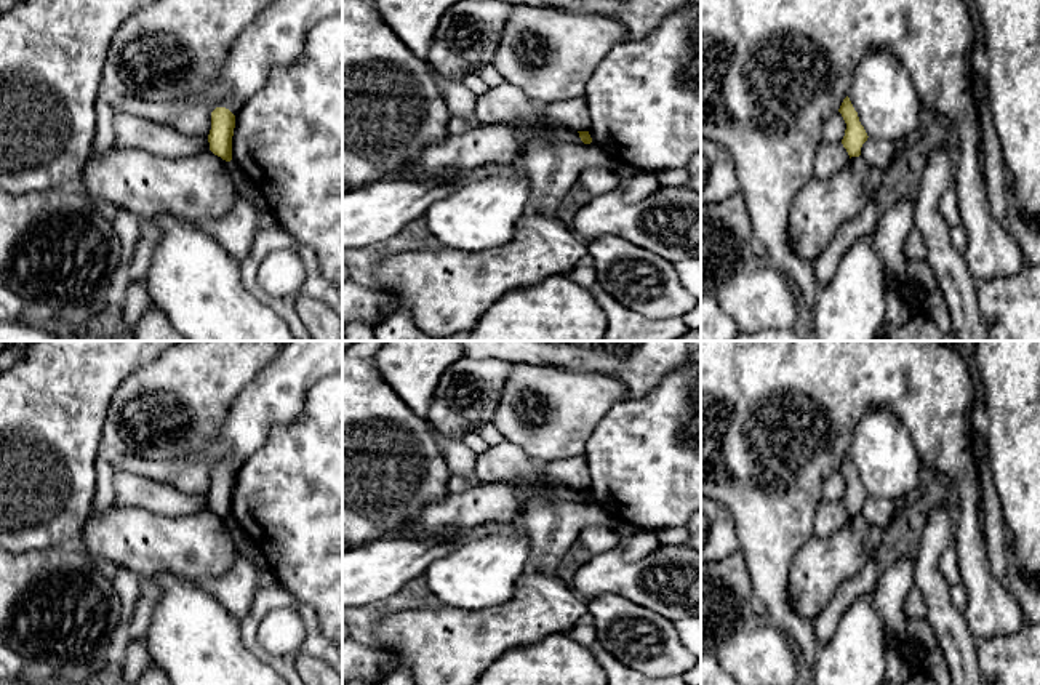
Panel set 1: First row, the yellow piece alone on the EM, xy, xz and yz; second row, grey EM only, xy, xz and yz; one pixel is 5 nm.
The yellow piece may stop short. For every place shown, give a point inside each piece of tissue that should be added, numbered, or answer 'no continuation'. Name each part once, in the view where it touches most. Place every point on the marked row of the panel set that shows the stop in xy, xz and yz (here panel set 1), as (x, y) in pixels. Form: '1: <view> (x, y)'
no continuation

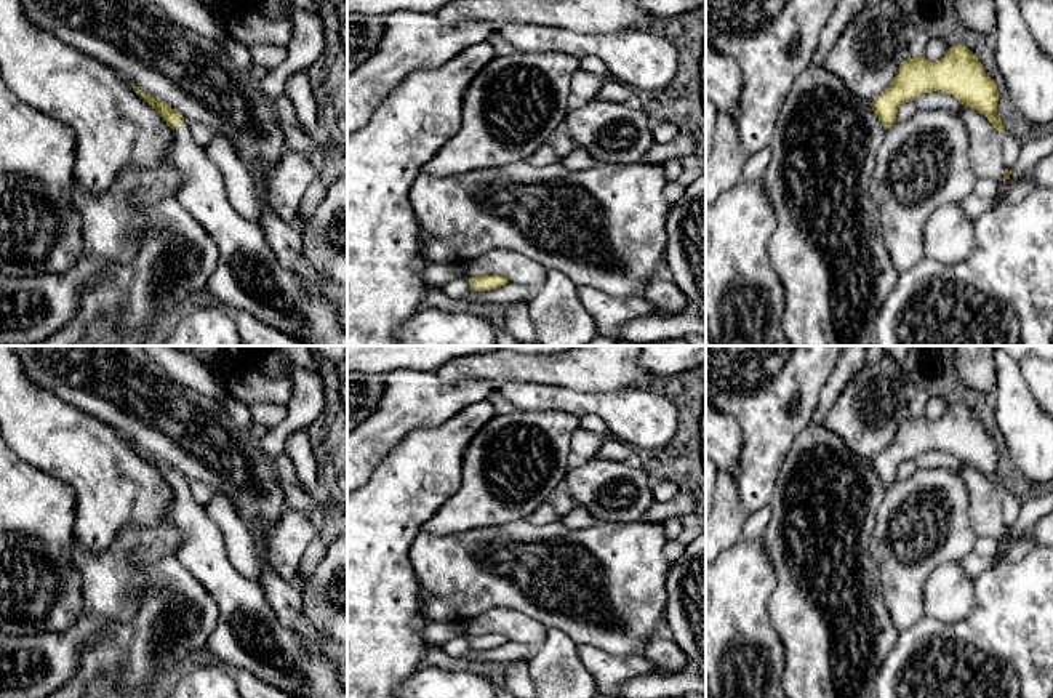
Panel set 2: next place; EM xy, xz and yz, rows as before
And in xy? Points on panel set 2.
1: xy (248, 277)

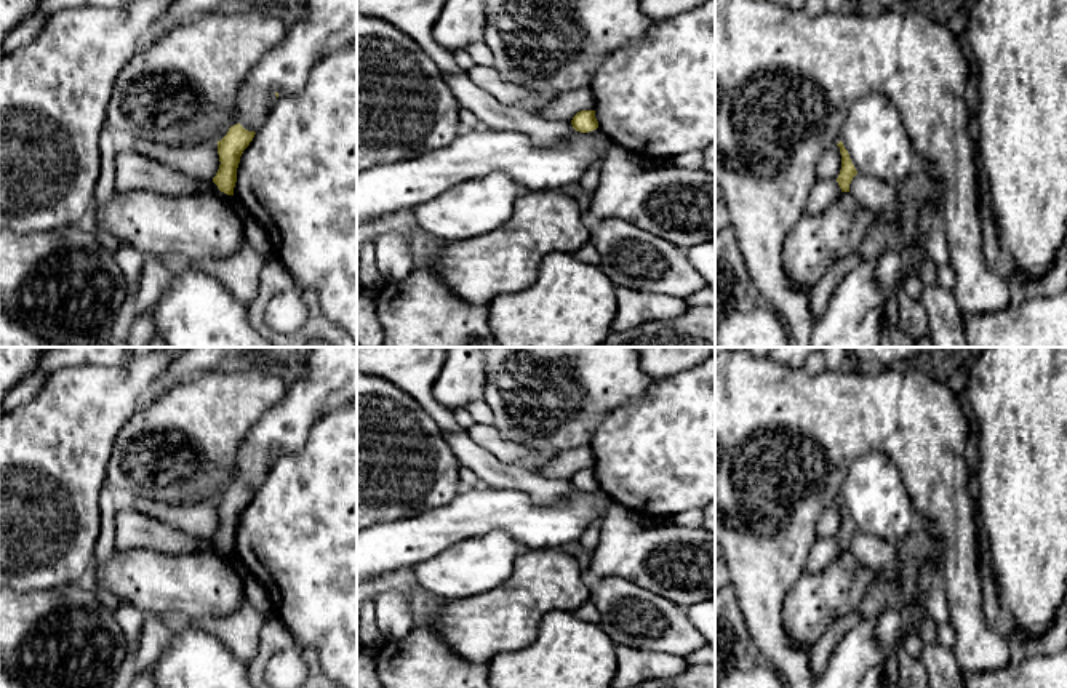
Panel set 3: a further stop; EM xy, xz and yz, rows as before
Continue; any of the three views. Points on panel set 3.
no continuation

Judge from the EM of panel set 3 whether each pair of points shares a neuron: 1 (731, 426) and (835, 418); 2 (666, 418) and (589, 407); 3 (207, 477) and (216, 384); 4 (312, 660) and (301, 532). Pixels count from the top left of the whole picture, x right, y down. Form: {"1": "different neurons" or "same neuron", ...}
{"1": "same neuron", "2": "different neurons", "3": "same neuron", "4": "different neurons"}

